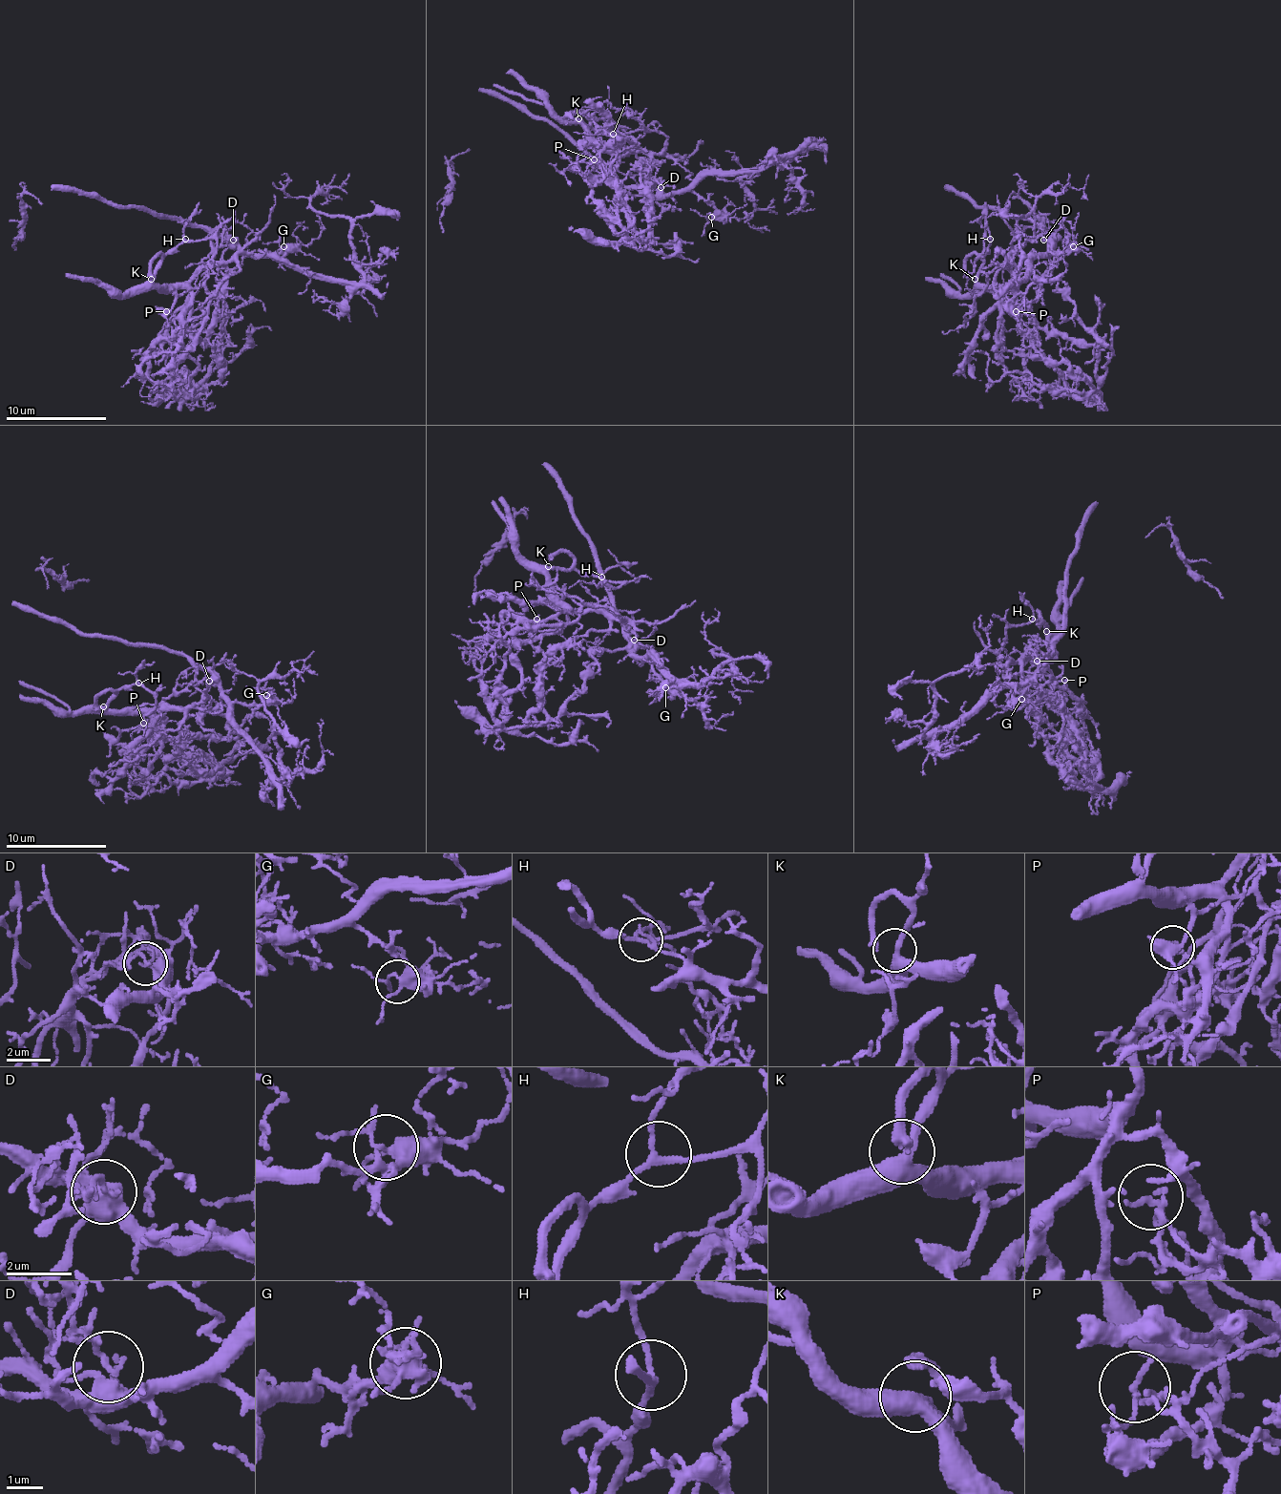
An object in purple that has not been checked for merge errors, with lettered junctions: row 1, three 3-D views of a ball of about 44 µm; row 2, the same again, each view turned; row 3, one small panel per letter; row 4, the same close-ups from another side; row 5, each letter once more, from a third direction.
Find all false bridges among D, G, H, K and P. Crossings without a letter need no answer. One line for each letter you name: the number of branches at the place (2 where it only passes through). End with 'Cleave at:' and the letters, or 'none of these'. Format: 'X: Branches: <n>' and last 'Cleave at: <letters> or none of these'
D: Branches: 2
P: Branches: 3
Cleave at: D, P

